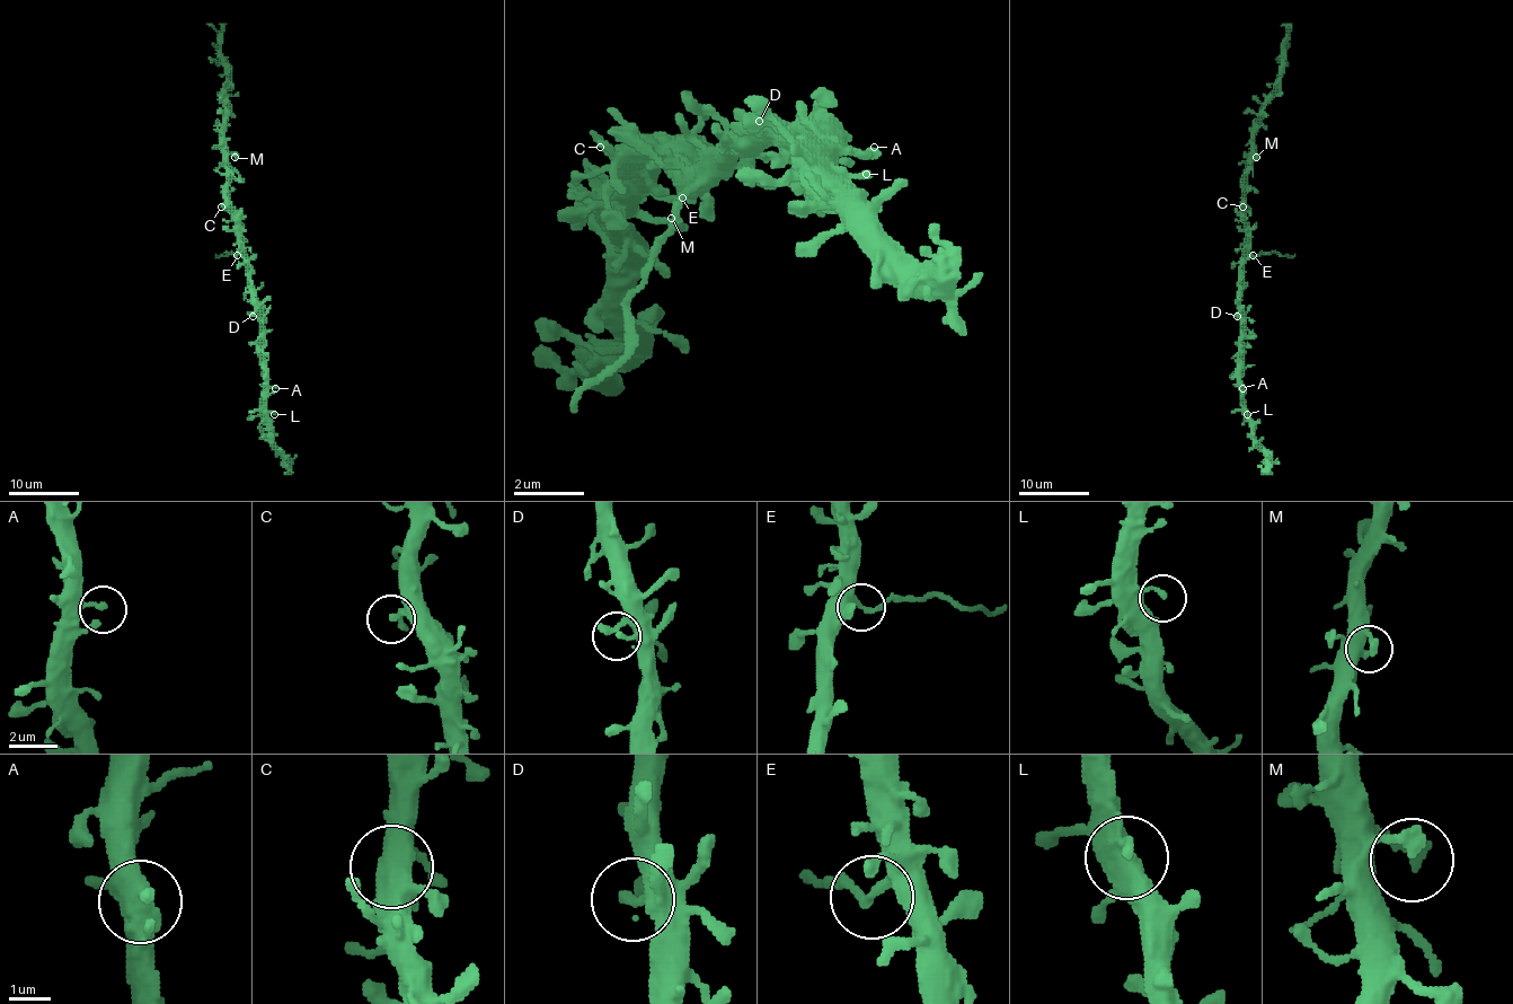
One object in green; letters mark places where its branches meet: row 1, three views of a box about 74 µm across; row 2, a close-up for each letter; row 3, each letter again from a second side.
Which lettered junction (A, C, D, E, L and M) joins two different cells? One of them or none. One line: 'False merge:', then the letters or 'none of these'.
False merge: E

